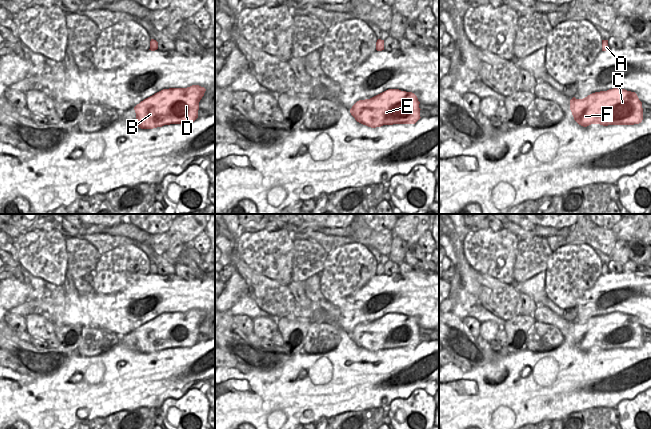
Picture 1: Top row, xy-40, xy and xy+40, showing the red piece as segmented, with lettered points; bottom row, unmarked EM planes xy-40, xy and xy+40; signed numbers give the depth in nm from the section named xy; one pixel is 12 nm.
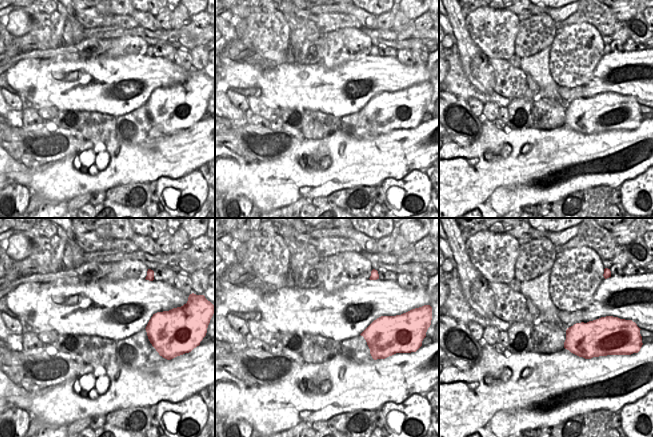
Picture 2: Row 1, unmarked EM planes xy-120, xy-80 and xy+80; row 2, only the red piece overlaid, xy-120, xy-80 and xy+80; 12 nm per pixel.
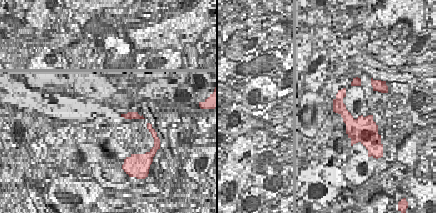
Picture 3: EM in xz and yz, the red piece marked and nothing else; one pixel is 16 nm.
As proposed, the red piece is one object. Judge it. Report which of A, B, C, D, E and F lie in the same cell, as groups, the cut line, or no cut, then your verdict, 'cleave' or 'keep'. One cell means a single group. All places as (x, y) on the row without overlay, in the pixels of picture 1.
A B C D E F; no cut; keep

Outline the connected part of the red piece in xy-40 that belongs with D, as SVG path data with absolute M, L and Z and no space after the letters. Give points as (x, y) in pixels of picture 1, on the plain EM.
M199 309L163 313L134 331L141 353L170 348L191 348L198 342L199 326L206 313Z

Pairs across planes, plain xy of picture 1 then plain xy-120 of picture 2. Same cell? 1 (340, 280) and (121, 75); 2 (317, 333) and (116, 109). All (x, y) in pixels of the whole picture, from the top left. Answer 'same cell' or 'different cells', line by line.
1: different cells
2: different cells

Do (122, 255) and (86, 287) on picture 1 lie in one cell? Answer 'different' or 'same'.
same

